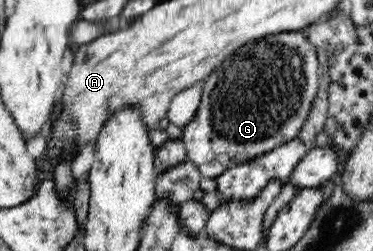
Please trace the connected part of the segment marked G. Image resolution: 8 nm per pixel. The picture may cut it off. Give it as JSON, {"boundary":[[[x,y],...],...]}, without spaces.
{"boundary":[[[302,32],[270,35],[245,44],[229,54],[223,64],[212,71],[200,85],[200,105],[193,120],[182,128],[186,156],[197,166],[202,178],[216,179],[233,166],[243,164],[260,154],[297,137],[313,106],[319,86],[319,60],[316,50]]]}

